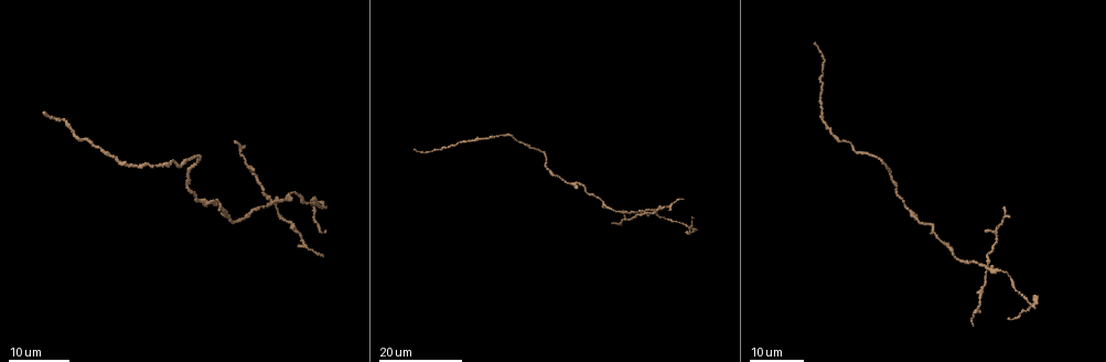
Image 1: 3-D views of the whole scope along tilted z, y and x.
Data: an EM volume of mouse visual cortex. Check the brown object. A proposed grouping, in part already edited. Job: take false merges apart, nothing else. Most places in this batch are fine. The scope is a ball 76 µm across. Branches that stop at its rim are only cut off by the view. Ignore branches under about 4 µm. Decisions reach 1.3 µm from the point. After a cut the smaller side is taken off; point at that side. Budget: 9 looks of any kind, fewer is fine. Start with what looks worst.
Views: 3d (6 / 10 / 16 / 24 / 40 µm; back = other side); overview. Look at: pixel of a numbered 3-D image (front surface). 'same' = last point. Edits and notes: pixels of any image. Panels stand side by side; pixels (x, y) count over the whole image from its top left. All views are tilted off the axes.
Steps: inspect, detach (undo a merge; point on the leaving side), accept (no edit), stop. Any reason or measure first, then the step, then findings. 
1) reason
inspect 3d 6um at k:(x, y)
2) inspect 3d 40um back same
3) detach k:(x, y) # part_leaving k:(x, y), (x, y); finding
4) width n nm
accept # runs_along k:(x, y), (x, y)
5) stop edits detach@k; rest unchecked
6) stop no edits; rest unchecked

thin arm on a thick one
inspect 3d 24um at 1:(984, 266)

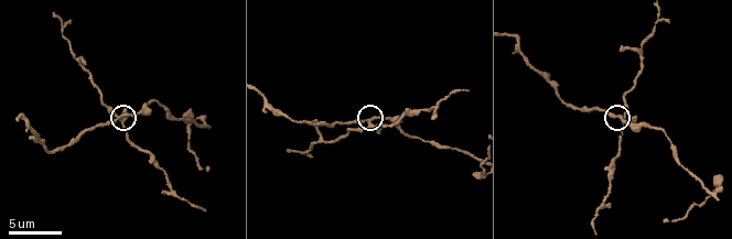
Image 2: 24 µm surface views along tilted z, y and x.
inspect 3d 6um at 2:(622, 117)

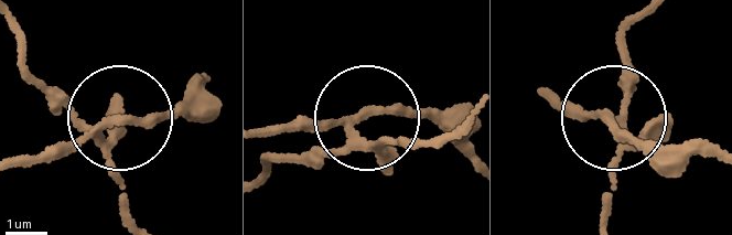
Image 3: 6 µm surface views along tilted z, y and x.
side_arm 14 um
detach 3:(45, 88) # part_leaving 3:(354, 132), (410, 145), (463, 127); two neurons meet here

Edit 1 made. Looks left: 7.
three-way junction
inspect 3d 24um at 1:(917, 220)

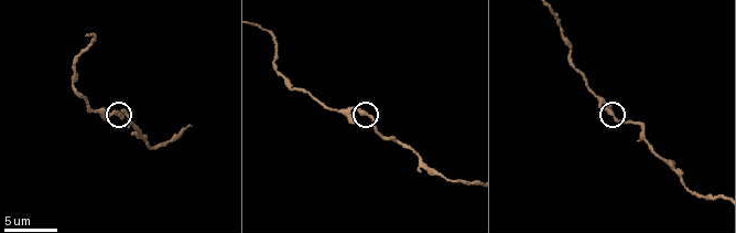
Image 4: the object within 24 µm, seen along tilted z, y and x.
inspect 3d 10um at 4:(609, 113)

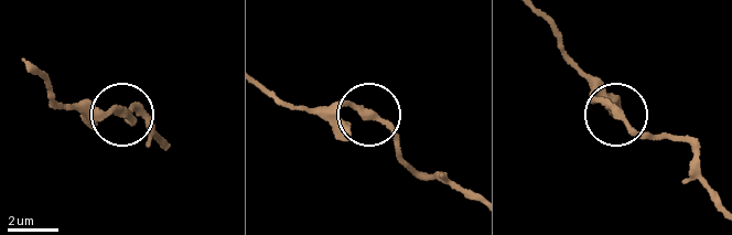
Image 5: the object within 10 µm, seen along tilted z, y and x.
zoom in
inspect 3d 6um at 5:(370, 117)

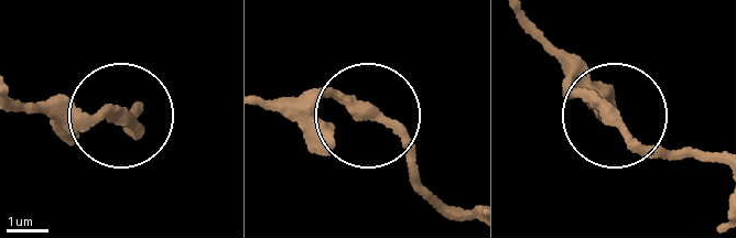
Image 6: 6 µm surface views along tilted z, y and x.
width 210 nm
accept # one neuron here

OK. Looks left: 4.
sudden change in width
inspect 3d 16um at 1:(462, 143)

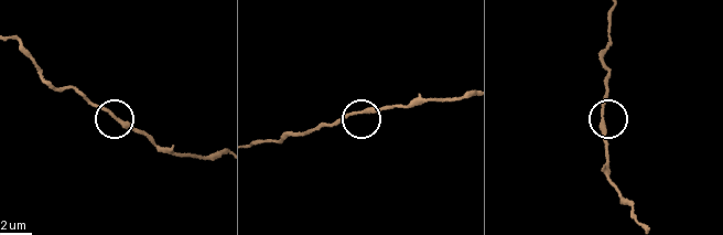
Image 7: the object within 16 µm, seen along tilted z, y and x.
zoom in
inspect 3d 6um at 7:(600, 113)

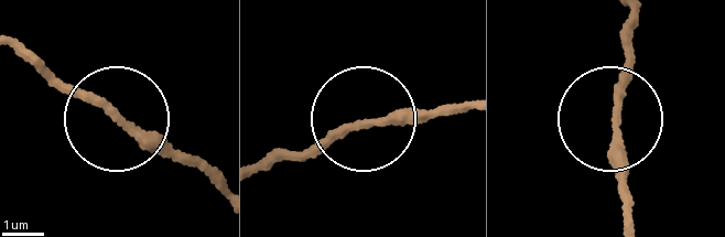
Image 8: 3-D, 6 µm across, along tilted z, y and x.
width 230 nm
accept # all the same neuron

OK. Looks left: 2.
calibre changes
inspect 3d 10um at 4:(186, 128)

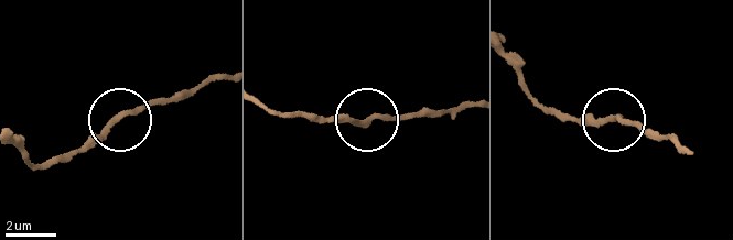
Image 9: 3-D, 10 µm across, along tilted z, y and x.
accept # runs_along 9:(14, 146), (40, 163), (96, 145), (122, 116), (192, 95); continuous, no second neuron

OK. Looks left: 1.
stop edits detach@3; rest unchecked

